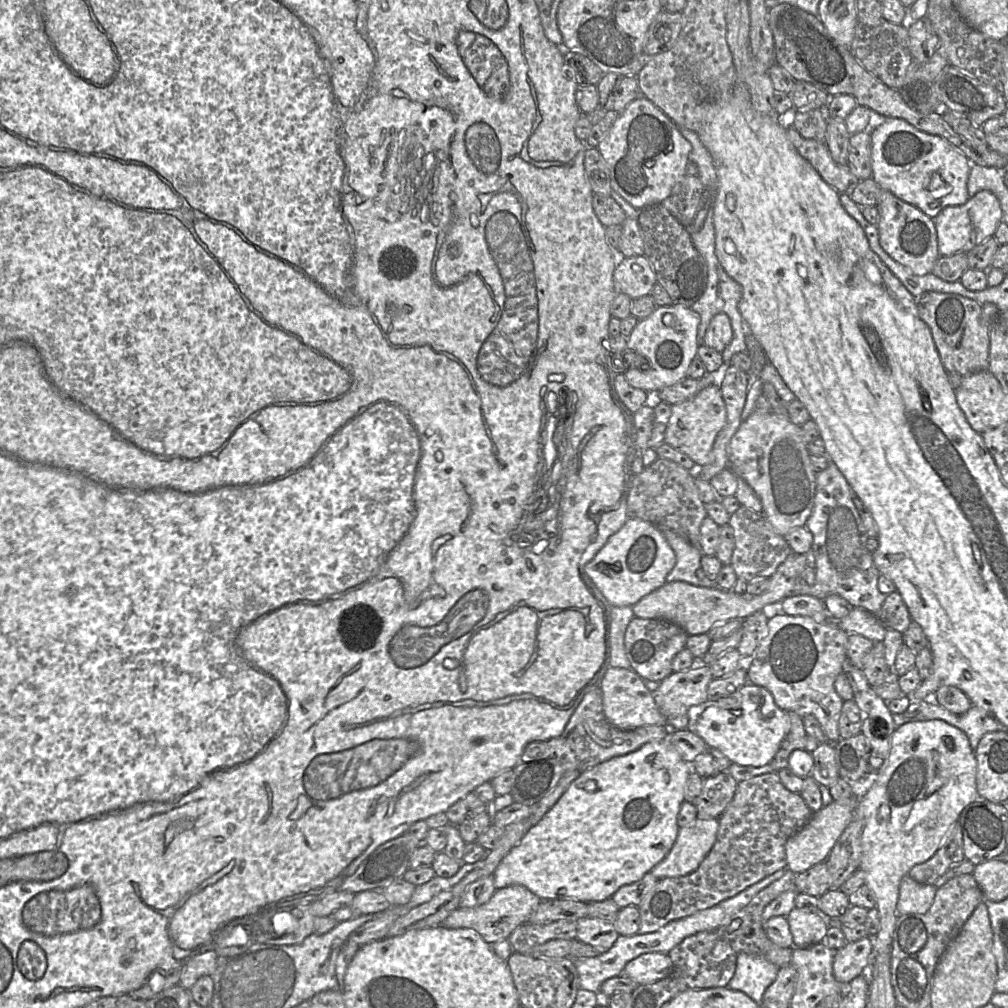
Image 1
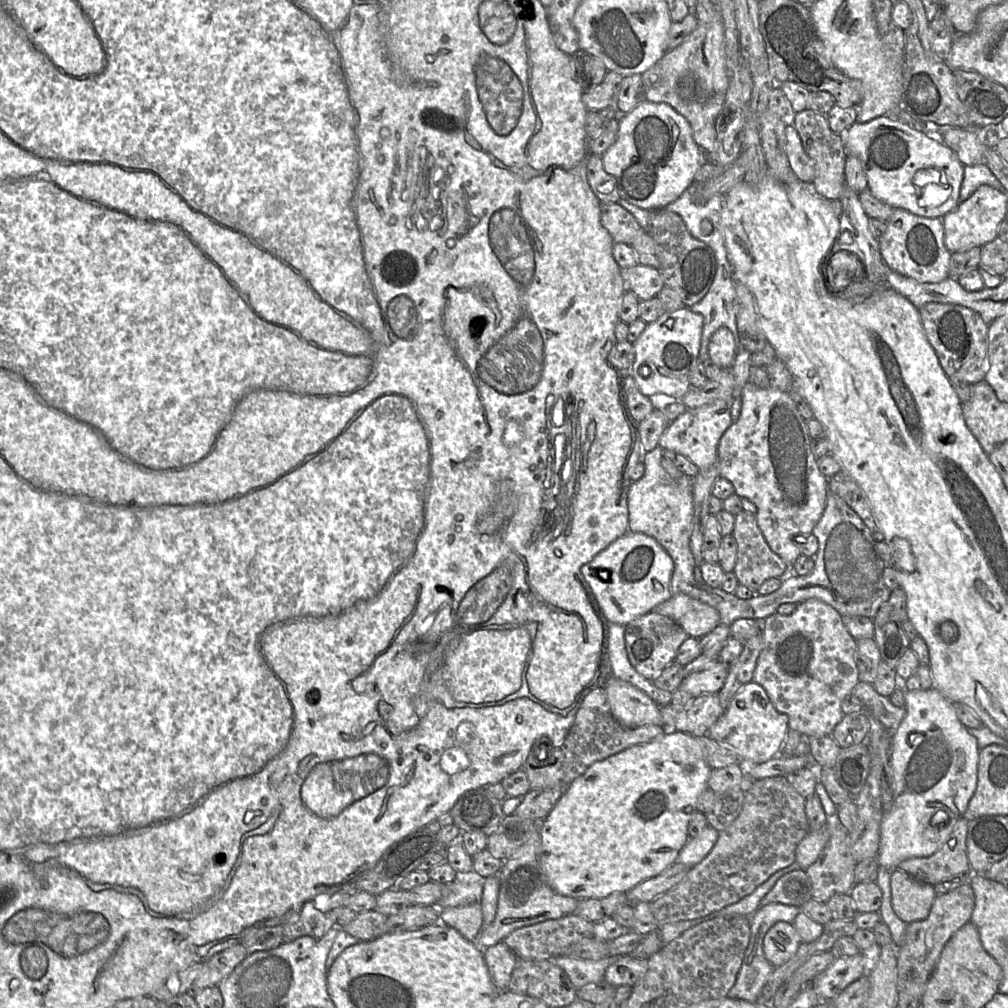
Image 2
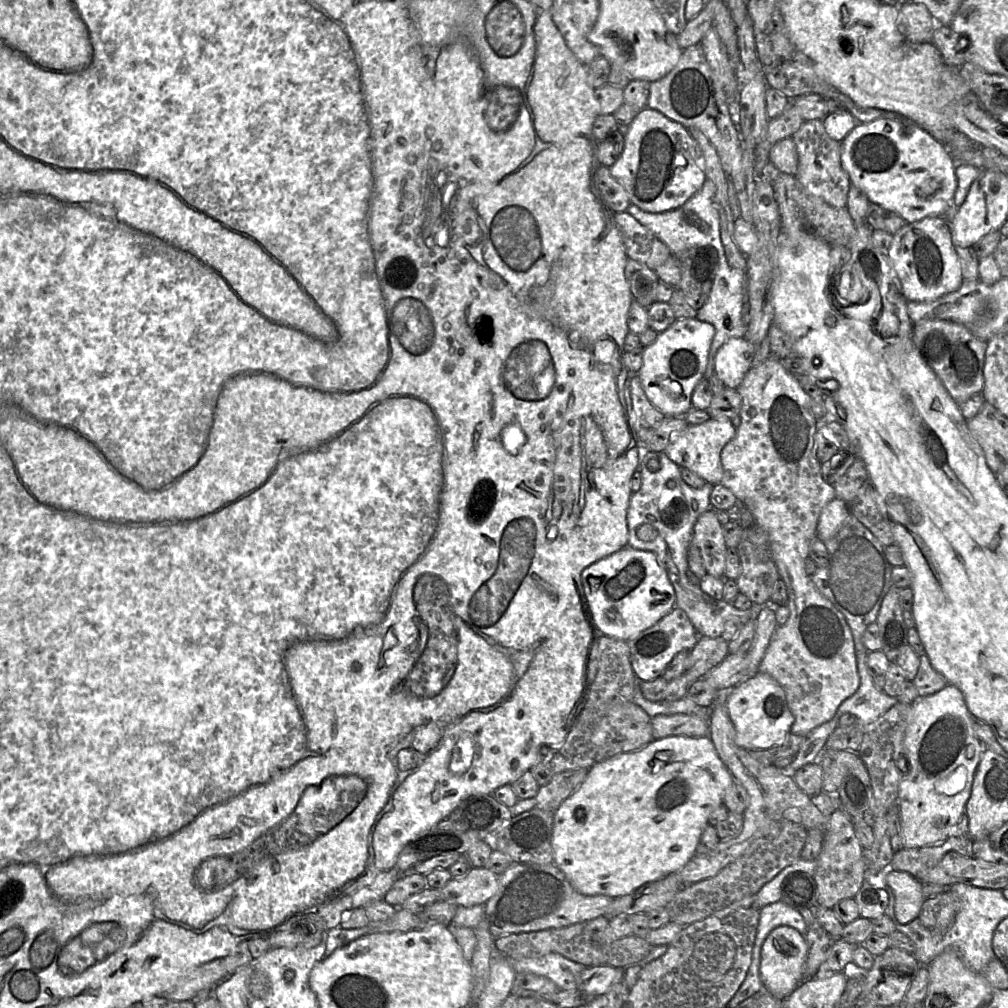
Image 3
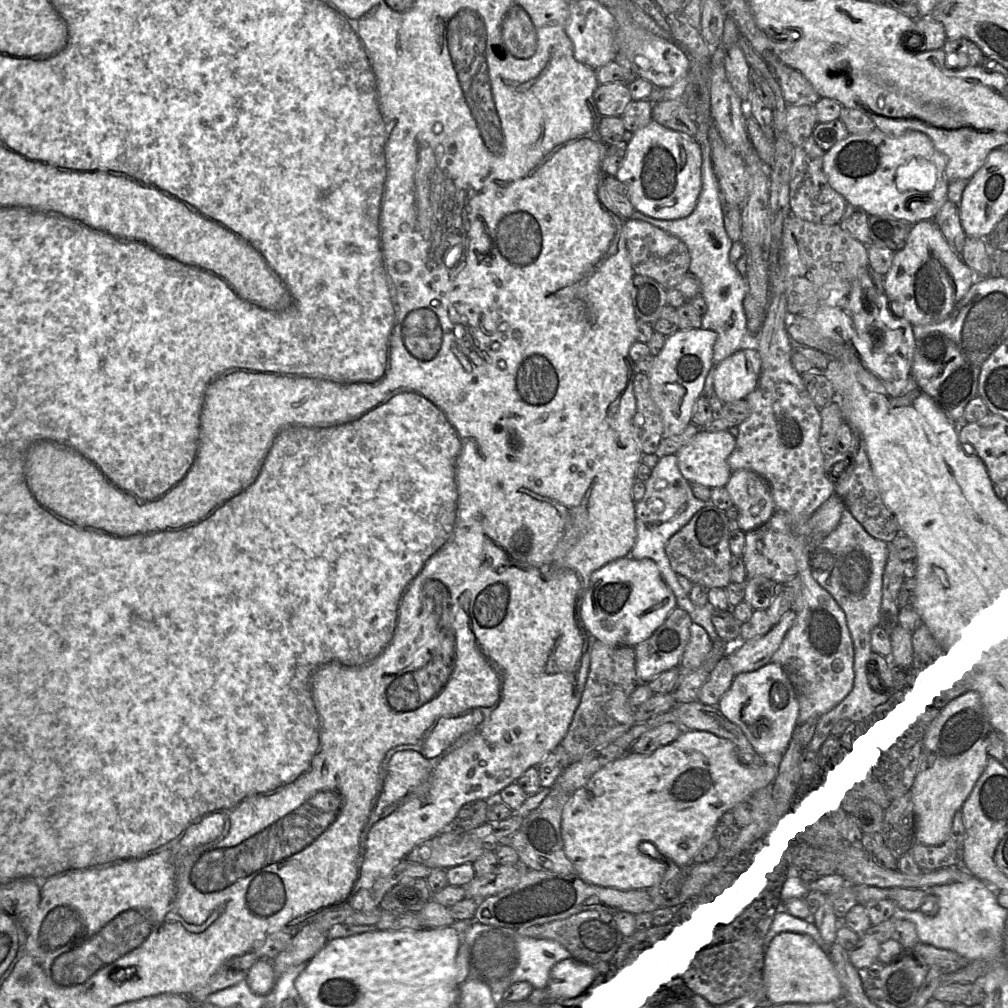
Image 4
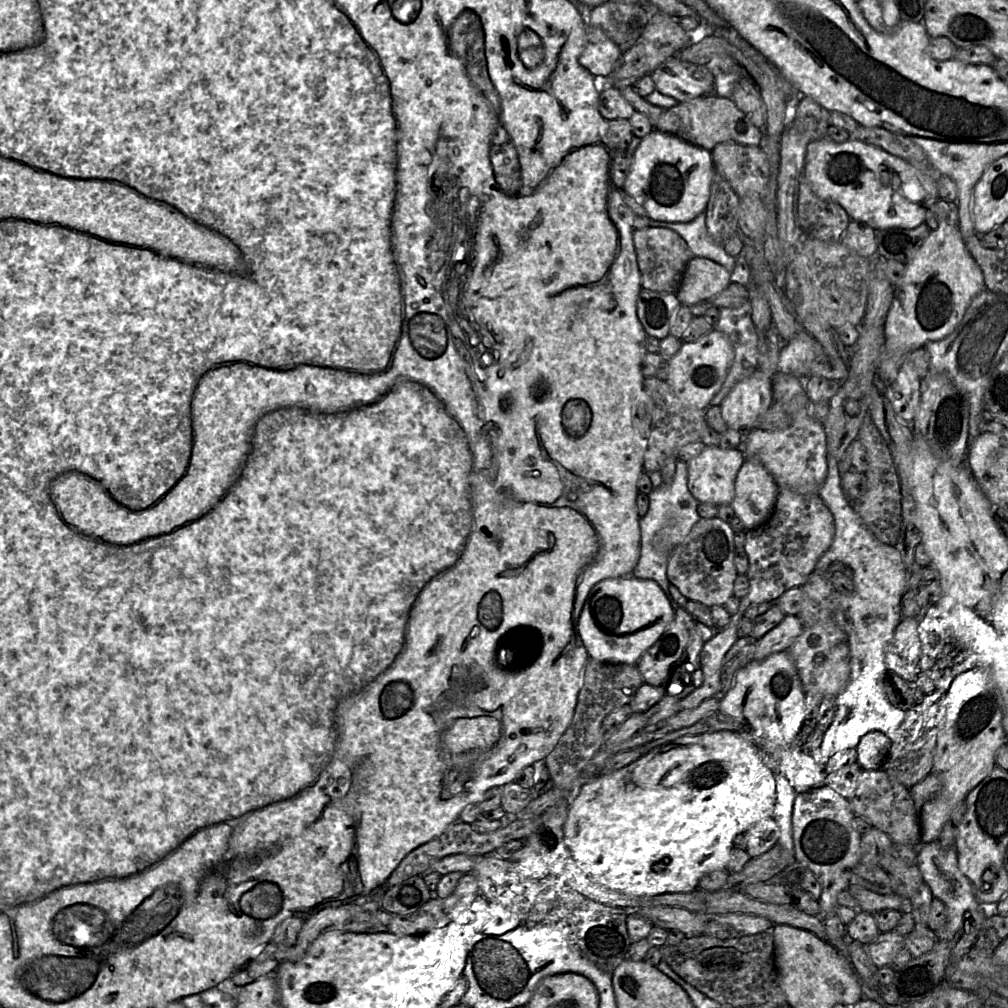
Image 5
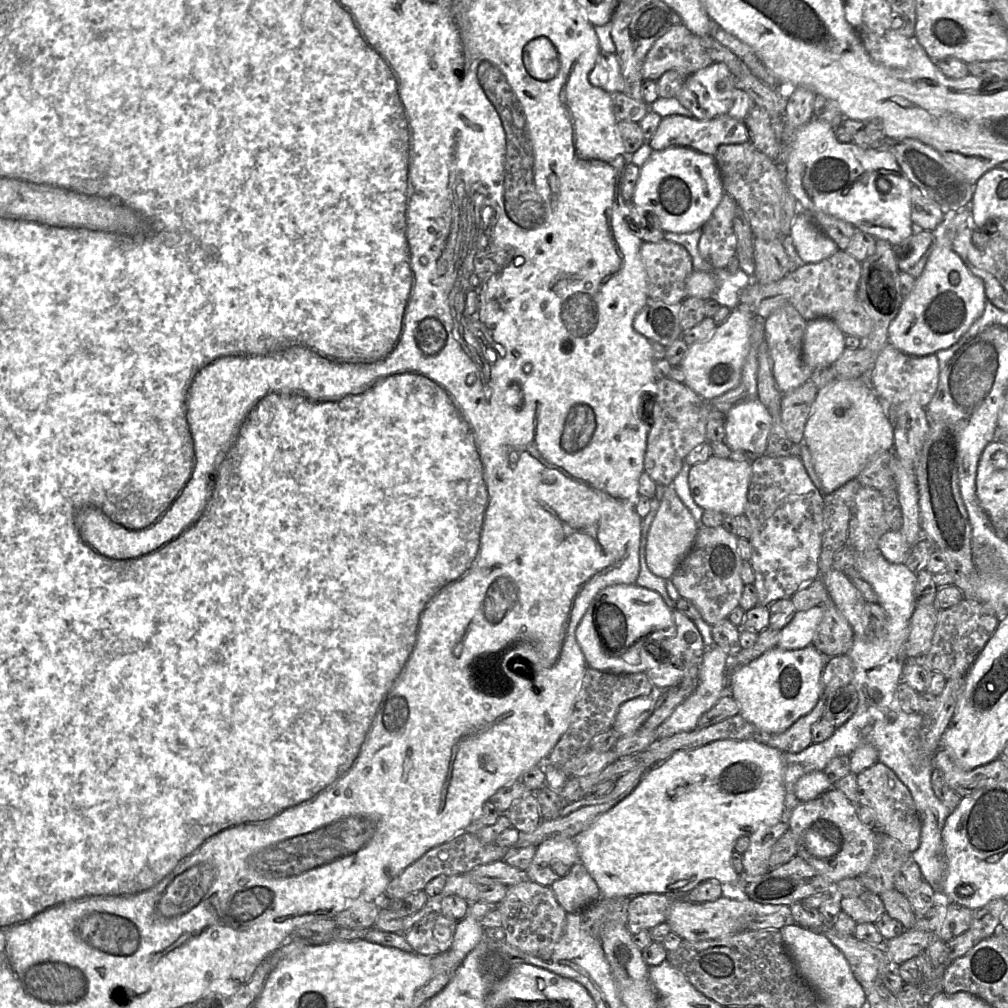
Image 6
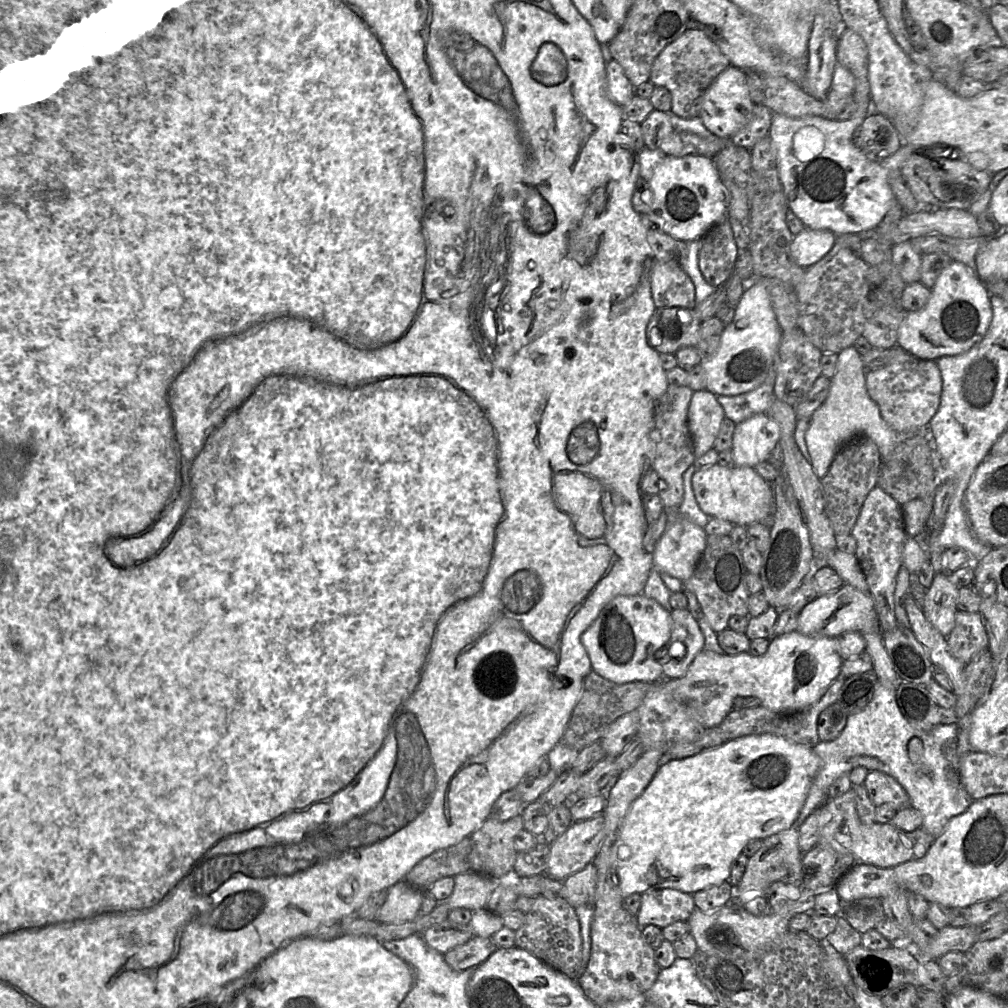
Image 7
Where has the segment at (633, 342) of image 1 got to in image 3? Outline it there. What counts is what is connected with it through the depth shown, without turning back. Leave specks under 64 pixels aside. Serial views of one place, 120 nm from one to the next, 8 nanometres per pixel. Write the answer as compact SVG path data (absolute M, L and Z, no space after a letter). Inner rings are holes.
M697 318L676 319L655 341L645 347L637 375L646 397L664 416L681 416L691 407L692 392L704 376L715 334L714 326Z

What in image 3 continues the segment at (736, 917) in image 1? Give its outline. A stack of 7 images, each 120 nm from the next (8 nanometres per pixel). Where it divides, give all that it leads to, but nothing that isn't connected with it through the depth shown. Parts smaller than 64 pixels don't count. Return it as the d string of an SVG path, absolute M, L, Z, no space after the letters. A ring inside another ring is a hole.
M802 871L789 874L782 883L780 901L796 910L817 905L817 888L813 877Z

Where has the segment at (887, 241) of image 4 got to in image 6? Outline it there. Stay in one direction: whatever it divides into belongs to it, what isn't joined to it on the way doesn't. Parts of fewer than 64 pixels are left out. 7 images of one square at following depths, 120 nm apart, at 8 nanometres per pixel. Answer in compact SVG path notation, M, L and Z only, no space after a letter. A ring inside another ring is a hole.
M918 230L902 242L892 245L900 271L917 279L924 270L933 243L933 231Z

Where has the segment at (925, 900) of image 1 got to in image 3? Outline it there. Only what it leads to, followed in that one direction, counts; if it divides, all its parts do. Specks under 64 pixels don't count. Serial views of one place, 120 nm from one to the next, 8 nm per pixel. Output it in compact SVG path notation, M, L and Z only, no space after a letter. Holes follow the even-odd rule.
M888 869L886 877L878 873L877 877L869 877L867 882L884 889L884 884L895 896L894 914L900 924L908 924L919 917L926 898L922 893L923 883L907 872Z

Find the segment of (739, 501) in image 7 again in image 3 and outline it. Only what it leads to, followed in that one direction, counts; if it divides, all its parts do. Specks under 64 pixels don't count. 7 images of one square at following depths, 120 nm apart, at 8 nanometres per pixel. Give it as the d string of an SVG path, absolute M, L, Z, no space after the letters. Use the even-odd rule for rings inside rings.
M710 418L701 424L688 424L682 432L670 438L664 453L679 467L691 470L707 483L720 484L723 476L720 452L735 434L736 428L733 427L730 419L719 421Z

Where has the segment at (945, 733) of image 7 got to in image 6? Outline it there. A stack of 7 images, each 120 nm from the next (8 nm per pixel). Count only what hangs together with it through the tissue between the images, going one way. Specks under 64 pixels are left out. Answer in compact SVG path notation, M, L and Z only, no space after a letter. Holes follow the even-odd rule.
M879 549L856 554L854 570L871 585L878 597L878 603L888 615L888 620L880 632L874 632L870 622L870 630L866 636L857 636L854 633L853 645L847 653L854 665L854 676L850 683L855 686L859 698L853 716L836 728L827 740L817 744L812 743L797 753L783 752L785 816L787 817L782 818L782 821L788 823L789 815L800 802L795 793L795 784L800 777L813 771L823 771L834 757L850 756L859 746L871 744L878 751L878 762L892 769L912 794L921 819L920 845L912 852L912 857L918 863L923 879L939 892L946 870L942 831L952 811L938 799L932 788L933 757L924 752L919 740L919 730L924 715L902 711L896 690L902 680L905 644L918 601L917 575L907 564L890 563Z

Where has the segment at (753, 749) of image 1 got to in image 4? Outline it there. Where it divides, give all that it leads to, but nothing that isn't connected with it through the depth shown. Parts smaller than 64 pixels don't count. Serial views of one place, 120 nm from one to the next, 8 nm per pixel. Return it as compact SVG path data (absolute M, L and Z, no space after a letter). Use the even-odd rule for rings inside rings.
M771 662L756 671L736 675L717 707L730 722L740 727L764 762L778 768L799 717L795 691L783 669Z

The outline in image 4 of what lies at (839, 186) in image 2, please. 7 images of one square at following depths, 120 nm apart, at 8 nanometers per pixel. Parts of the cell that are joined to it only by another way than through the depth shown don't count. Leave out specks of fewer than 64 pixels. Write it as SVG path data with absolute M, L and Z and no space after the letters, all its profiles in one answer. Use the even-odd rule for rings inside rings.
M812 136L794 147L790 178L790 207L792 213L803 220L823 225L836 225L840 224L848 203L832 188L823 171L825 153Z

